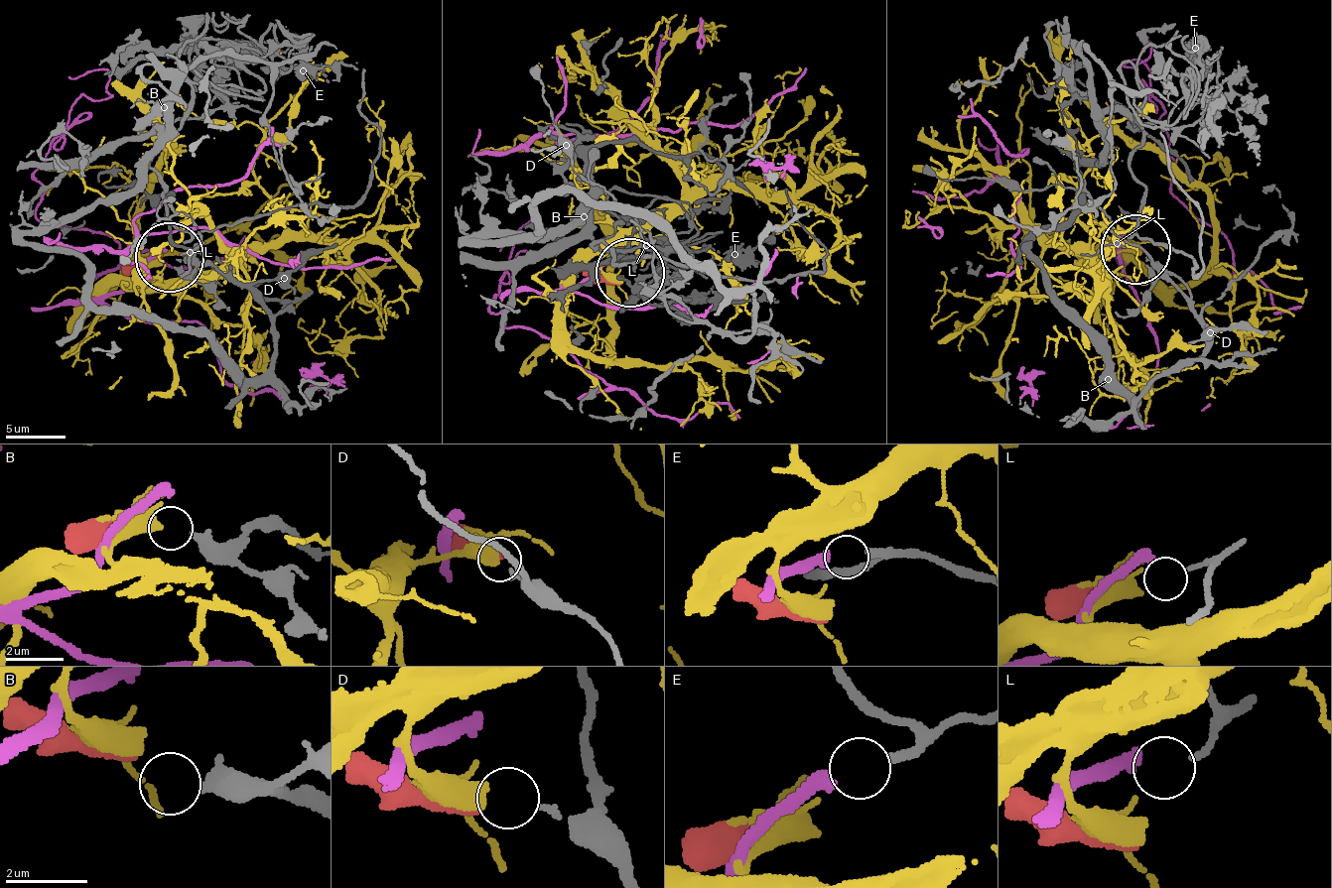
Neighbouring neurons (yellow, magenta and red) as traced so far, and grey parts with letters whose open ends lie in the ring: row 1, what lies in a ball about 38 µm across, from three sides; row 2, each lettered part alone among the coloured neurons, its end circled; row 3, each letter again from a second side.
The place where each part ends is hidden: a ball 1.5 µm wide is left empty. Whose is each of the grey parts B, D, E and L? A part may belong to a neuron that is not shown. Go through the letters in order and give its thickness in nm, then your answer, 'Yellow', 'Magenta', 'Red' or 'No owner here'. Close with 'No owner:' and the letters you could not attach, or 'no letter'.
B: Thickness 420 nm. No owner here
D: Thickness 110 nm. Red
E: Thickness 180 nm. Magenta
L: Thickness 140 nm. No owner here
No owner: B, L

